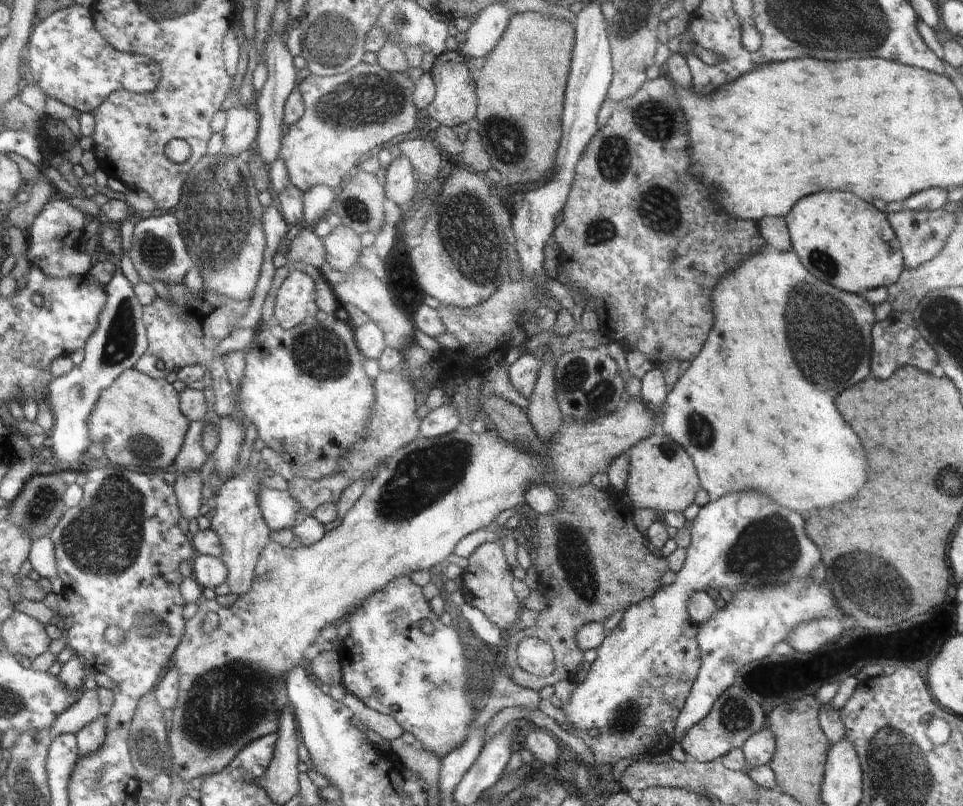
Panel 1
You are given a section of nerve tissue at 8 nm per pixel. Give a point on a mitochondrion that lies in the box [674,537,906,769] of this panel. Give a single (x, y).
(737, 714)

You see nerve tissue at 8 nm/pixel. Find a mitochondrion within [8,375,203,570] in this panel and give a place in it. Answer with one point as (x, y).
(45, 501)

